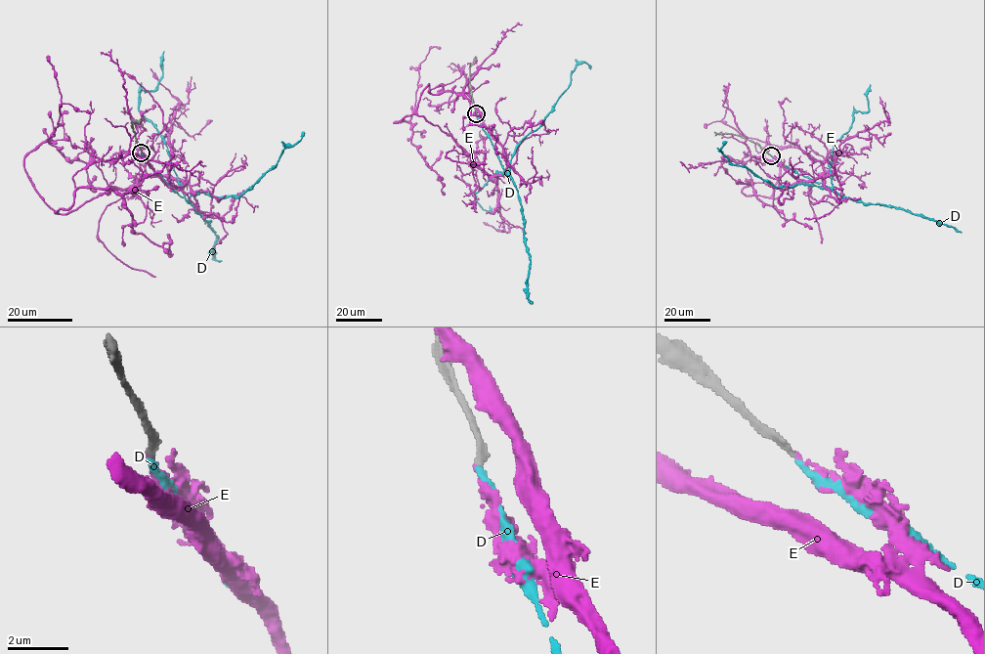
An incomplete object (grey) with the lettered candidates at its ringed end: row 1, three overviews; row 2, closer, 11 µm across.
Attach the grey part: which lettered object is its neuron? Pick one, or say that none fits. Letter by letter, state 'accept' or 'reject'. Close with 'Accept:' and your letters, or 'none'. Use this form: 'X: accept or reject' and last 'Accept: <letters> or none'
D: accept
E: reject
Accept: D

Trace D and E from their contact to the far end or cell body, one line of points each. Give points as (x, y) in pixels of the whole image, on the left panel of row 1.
D: (141, 152), (150, 168), (185, 198), (203, 193), (236, 197), (275, 167), (281, 152), (297, 143), (303, 132)
E: (141, 152), (185, 184), (146, 176), (57, 212), (78, 188), (112, 189), (169, 257)

